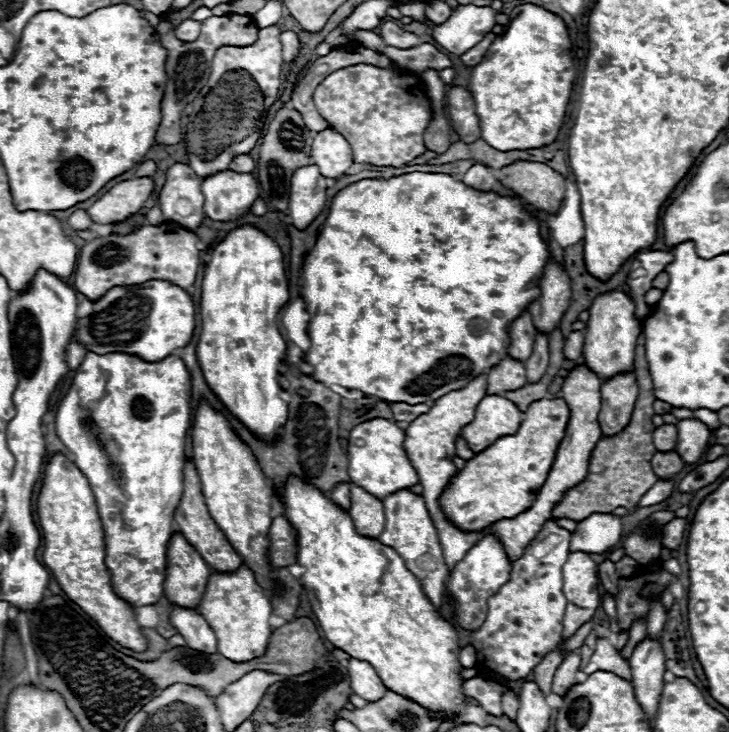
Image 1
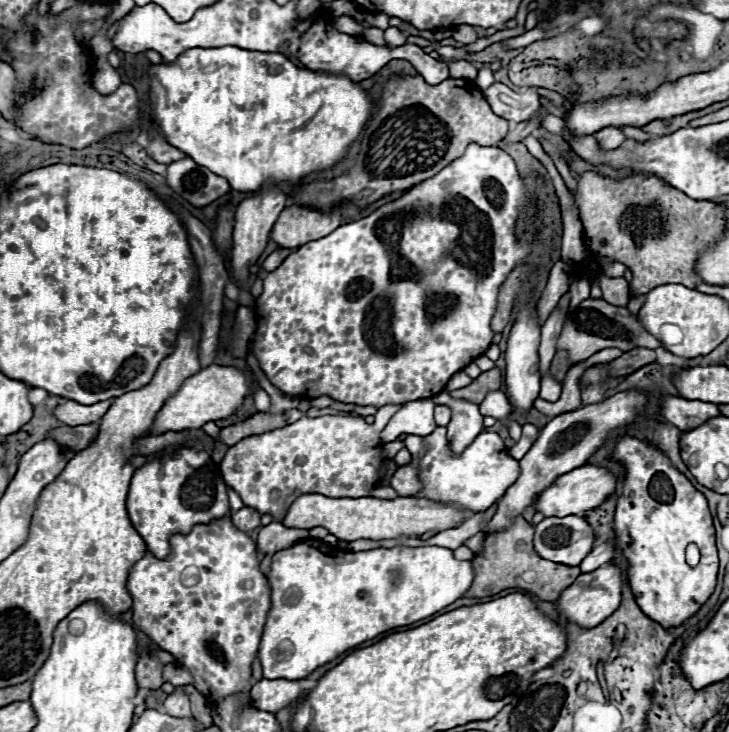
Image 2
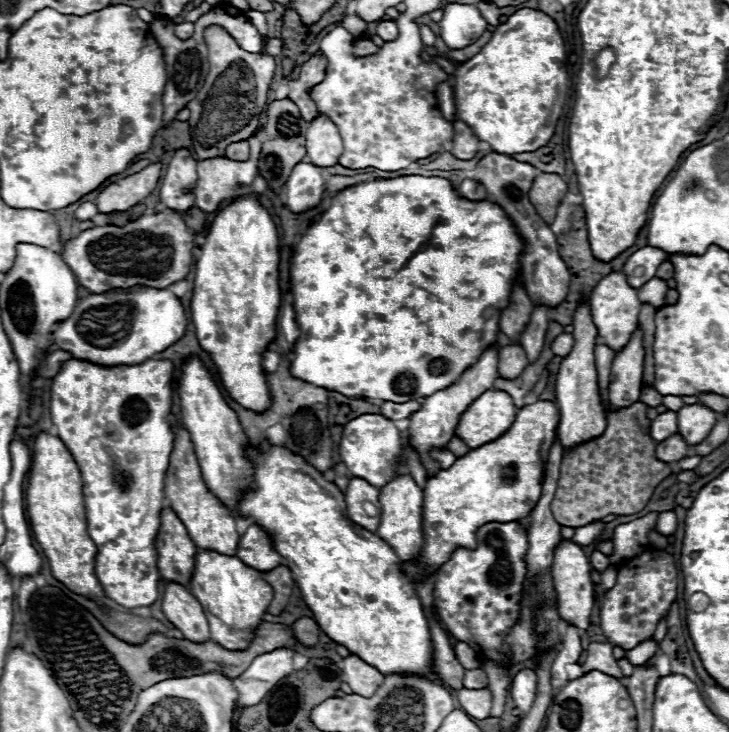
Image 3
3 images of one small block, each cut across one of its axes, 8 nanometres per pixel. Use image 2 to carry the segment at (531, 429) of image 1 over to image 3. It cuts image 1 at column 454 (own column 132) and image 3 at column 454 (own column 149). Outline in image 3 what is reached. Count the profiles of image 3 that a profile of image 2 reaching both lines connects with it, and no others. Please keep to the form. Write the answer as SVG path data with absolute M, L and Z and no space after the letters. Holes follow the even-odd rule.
M538 400L528 404L516 412L516 420L508 432L504 432L498 440L492 440L476 450L470 450L466 456L458 458L450 468L440 470L434 478L428 478L424 486L424 564L442 566L450 560L456 548L474 548L476 546L476 532L480 526L488 522L514 522L526 518L540 494L542 494L542 478L544 478L544 464L548 460L550 446L556 436L556 428L560 422L560 410L550 400Z

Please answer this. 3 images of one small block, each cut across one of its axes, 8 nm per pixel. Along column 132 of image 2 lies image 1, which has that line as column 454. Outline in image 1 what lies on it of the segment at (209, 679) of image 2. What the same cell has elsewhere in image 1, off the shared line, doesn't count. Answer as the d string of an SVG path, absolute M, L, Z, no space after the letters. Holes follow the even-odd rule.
M494 534L482 536L482 540L478 544L474 544L460 562L456 562L456 566L448 574L446 592L456 600L456 604L452 606L452 610L454 610L452 620L460 628L474 632L482 626L482 622L486 620L486 602L488 602L488 598L496 596L498 590L510 580L512 564L514 562L508 558L504 544Z

